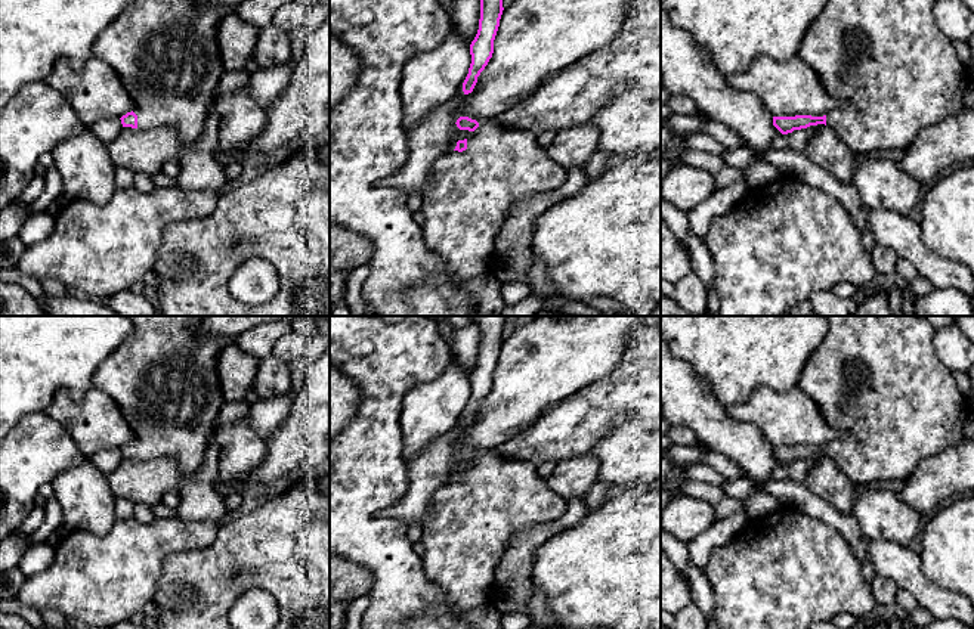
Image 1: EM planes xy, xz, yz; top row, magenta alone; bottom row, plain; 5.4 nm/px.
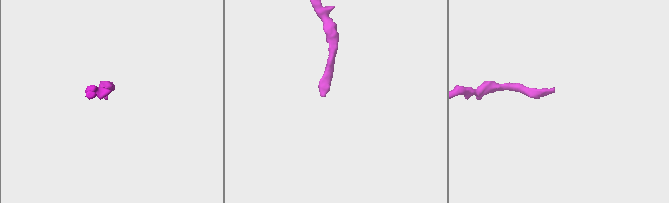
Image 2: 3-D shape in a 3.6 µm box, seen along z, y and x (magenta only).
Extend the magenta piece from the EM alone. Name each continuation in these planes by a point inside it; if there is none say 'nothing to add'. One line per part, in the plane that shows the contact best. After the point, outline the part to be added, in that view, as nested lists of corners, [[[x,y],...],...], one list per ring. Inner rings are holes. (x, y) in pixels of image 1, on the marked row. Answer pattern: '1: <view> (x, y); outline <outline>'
1: xz (469, 201); outline [[[495,118],[479,124],[467,137],[466,151],[439,158],[432,173],[435,179],[423,192],[423,238],[427,248],[443,258],[449,276],[461,283],[492,272],[497,238],[510,210],[525,196],[556,190],[568,177],[539,146],[538,134],[503,126]]]

